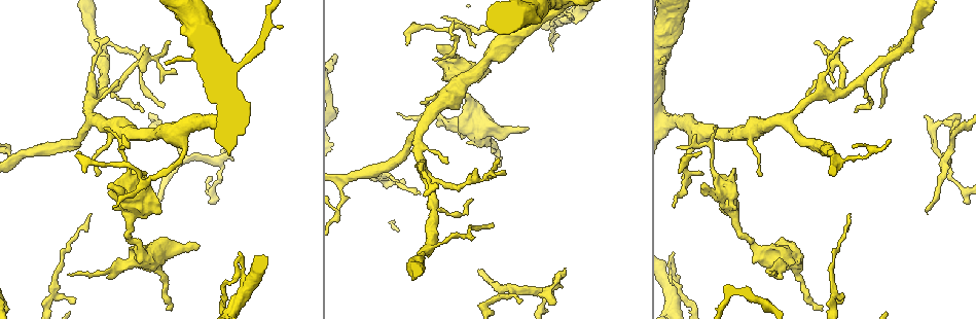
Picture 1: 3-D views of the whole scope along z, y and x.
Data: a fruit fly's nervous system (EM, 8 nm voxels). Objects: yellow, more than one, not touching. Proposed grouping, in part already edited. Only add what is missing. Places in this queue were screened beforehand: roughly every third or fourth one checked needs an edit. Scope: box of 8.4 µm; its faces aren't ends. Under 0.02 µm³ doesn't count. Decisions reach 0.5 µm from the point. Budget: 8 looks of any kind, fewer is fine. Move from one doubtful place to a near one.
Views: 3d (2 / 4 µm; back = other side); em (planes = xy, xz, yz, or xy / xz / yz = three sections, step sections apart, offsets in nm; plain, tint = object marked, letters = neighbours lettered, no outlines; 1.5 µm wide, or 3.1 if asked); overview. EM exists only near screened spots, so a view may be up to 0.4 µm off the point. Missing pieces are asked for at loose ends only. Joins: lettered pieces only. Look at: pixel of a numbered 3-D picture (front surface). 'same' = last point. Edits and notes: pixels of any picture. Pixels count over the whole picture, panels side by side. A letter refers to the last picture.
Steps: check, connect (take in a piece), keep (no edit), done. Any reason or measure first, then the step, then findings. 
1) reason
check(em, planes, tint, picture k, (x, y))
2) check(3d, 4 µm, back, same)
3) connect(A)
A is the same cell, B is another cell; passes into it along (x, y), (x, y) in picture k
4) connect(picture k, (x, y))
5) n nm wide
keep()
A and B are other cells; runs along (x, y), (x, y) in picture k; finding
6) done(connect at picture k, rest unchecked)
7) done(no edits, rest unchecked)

thin end
check(em, planes, letters, picture 1, (927, 210))

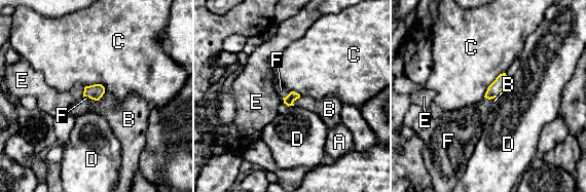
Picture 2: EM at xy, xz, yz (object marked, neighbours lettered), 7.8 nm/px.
80 nm wide
connect(F)
F is the same cell, A, B, C, D and E are other cells; it goes on there

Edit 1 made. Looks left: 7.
an open end
check(em, xy, step 4, letters, picture 1, (701, 151))

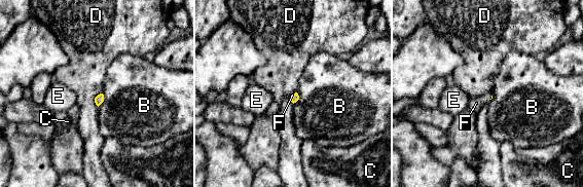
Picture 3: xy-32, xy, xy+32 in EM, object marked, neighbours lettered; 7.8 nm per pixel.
check(em, planes, letters, same)

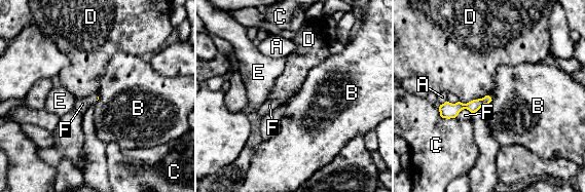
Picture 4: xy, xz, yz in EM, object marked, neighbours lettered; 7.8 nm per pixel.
connect(F)
F is the same cell, A, B, C, D and E are other cells; the cell continues

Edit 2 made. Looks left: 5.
free end
check(3d, 4 µm, picture 1, (197, 247))

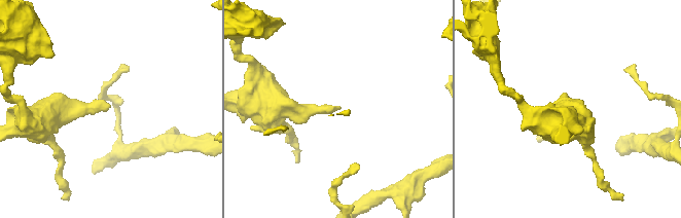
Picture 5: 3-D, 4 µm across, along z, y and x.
need the tissue
check(em, planes, letters, picture 5, (338, 107))

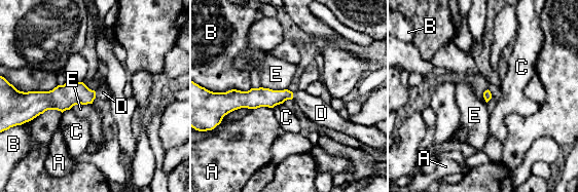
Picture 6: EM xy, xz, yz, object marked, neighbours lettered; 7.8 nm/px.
B touches over 300 nm
connect(D)
D is the same cell, A, B, C and E are other cells; it goes on there

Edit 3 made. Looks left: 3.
check(overview)

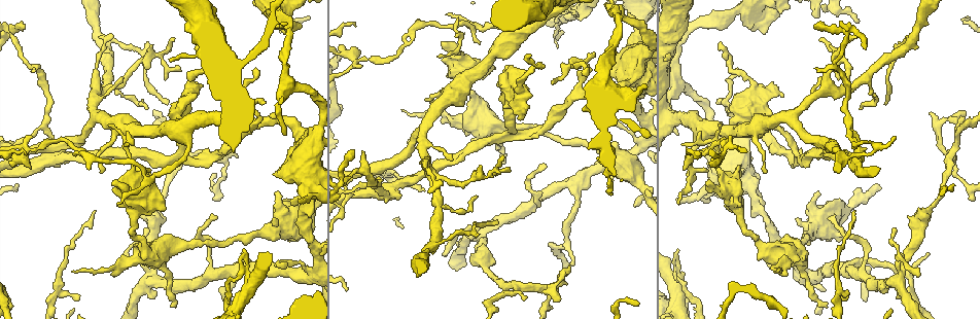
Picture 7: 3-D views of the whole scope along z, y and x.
thick end
check(3d, 4 µm, picture 7, (688, 299))

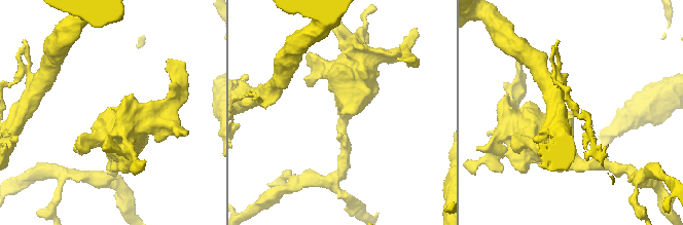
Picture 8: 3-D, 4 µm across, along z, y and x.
check(em, yz, step 4, letters, picture 8, (341, 111))

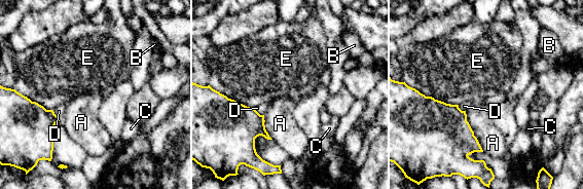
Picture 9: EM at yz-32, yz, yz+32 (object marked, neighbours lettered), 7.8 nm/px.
keep()
A, B, C, D and E are other cells; border along (52, 110), (60, 120) in picture 9; no lettered piece goes on from it

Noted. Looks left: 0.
done(connect at picture 2, connect at picture 4, connect at picture 6, rest unchecked)

